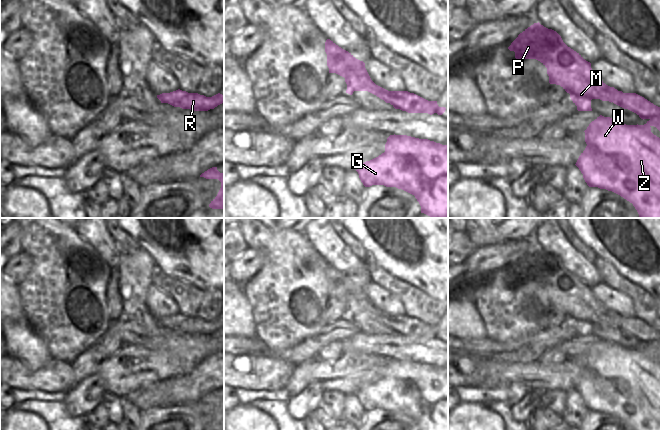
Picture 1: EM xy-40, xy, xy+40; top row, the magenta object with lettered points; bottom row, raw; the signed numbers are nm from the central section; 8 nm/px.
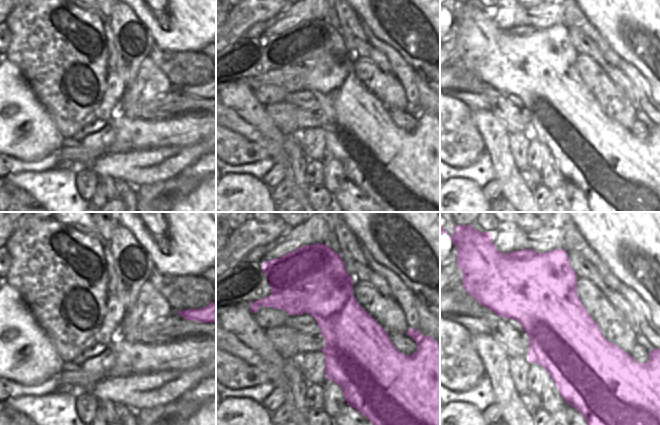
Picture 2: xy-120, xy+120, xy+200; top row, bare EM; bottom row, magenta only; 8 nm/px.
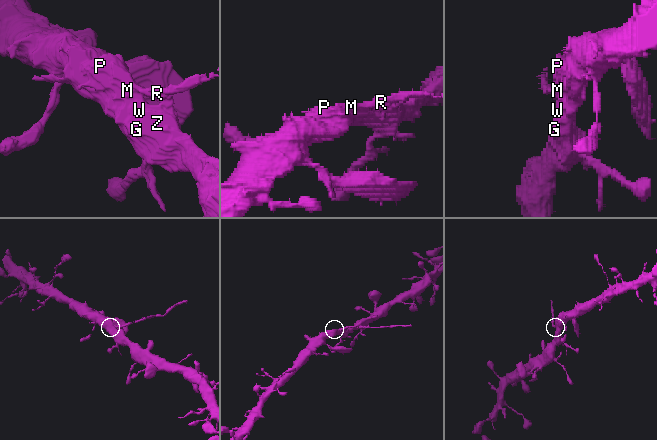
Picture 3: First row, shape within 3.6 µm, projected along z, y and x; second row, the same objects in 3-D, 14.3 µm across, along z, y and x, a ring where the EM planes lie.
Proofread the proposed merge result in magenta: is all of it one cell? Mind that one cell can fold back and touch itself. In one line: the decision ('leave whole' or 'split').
split

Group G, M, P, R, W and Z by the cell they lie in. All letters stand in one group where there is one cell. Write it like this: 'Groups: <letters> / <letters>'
Groups: G M P W Z / R.

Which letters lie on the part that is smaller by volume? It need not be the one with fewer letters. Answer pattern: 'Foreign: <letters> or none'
Foreign: R.

